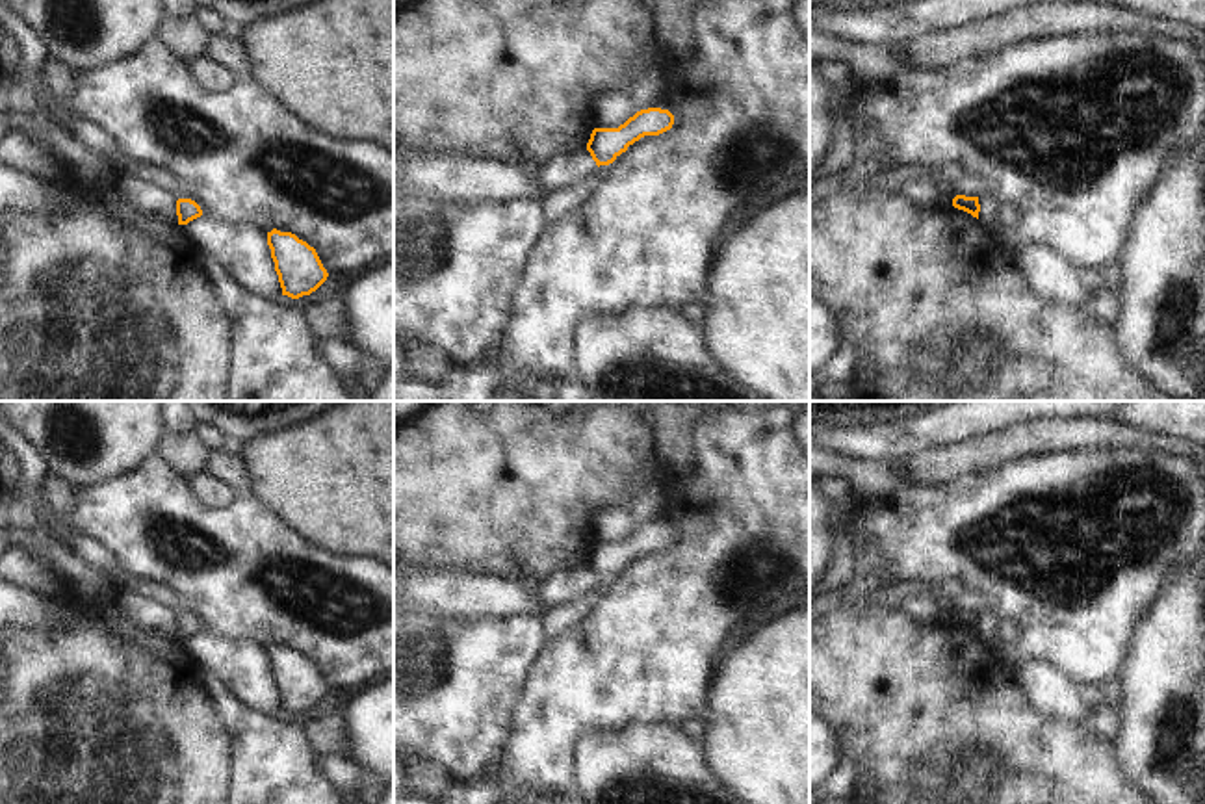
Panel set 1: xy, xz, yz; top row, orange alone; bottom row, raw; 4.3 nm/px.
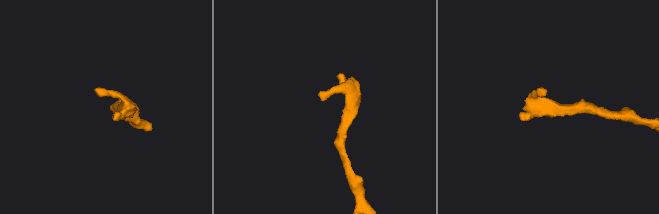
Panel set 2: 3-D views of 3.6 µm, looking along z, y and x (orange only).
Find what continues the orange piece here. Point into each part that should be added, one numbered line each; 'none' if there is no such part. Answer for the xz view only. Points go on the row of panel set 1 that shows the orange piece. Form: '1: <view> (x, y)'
1: xz (556, 203)

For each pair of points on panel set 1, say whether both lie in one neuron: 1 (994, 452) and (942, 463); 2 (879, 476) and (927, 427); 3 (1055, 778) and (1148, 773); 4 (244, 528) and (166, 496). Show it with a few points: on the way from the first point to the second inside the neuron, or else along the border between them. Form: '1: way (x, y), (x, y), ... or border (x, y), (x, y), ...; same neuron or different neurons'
1: way (981, 455), (955, 461); same neuron
2: border (851, 455), (894, 461); different neurons
3: border (1113, 741), (1116, 764), (1133, 784); different neurons
4: way (225, 528), (207, 528), (184, 515); same neuron

